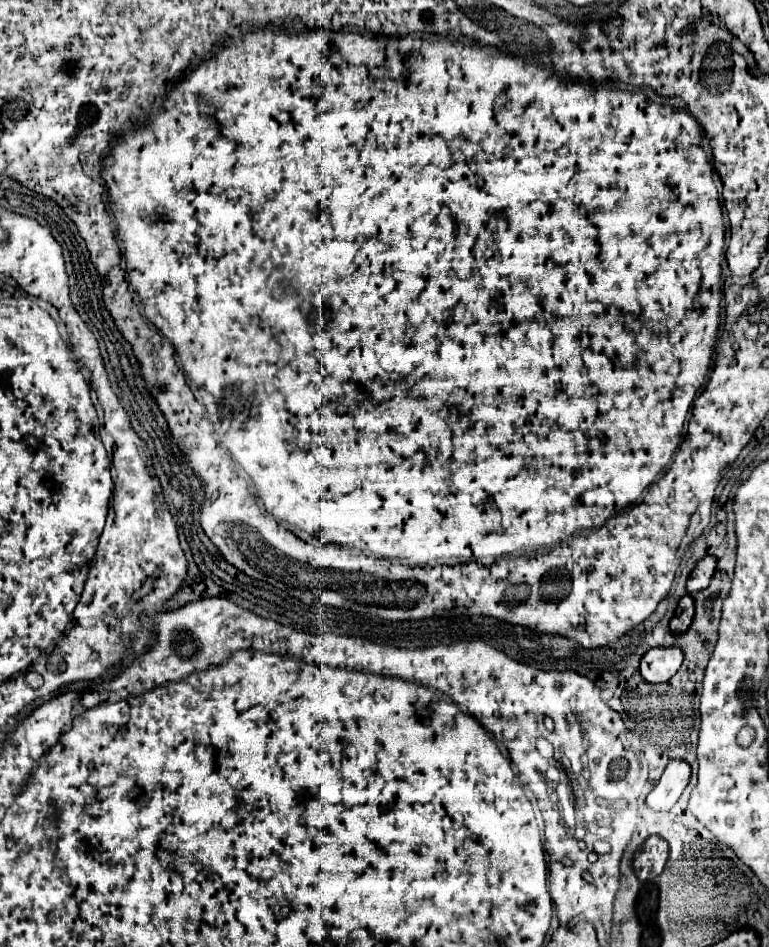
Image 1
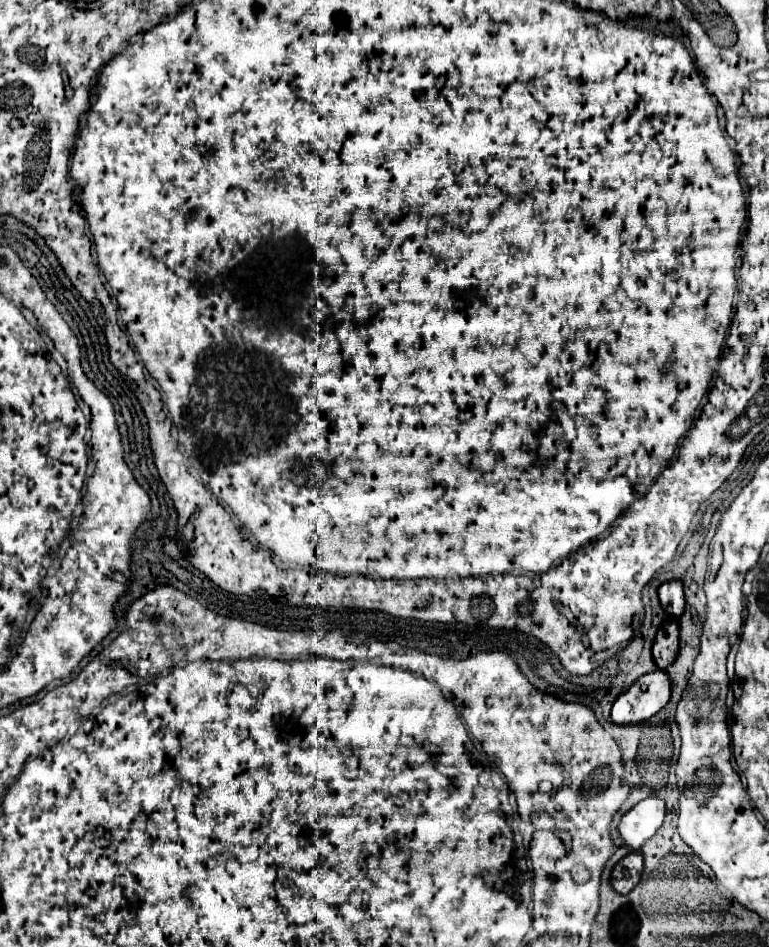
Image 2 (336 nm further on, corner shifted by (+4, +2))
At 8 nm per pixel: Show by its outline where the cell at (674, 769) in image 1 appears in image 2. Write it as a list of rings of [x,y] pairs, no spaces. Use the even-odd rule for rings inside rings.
[[[648,795],[622,817],[618,825],[620,837],[630,849],[638,851],[644,845],[644,841],[648,841],[658,831],[658,827],[664,821],[664,813],[666,801],[658,795]]]

